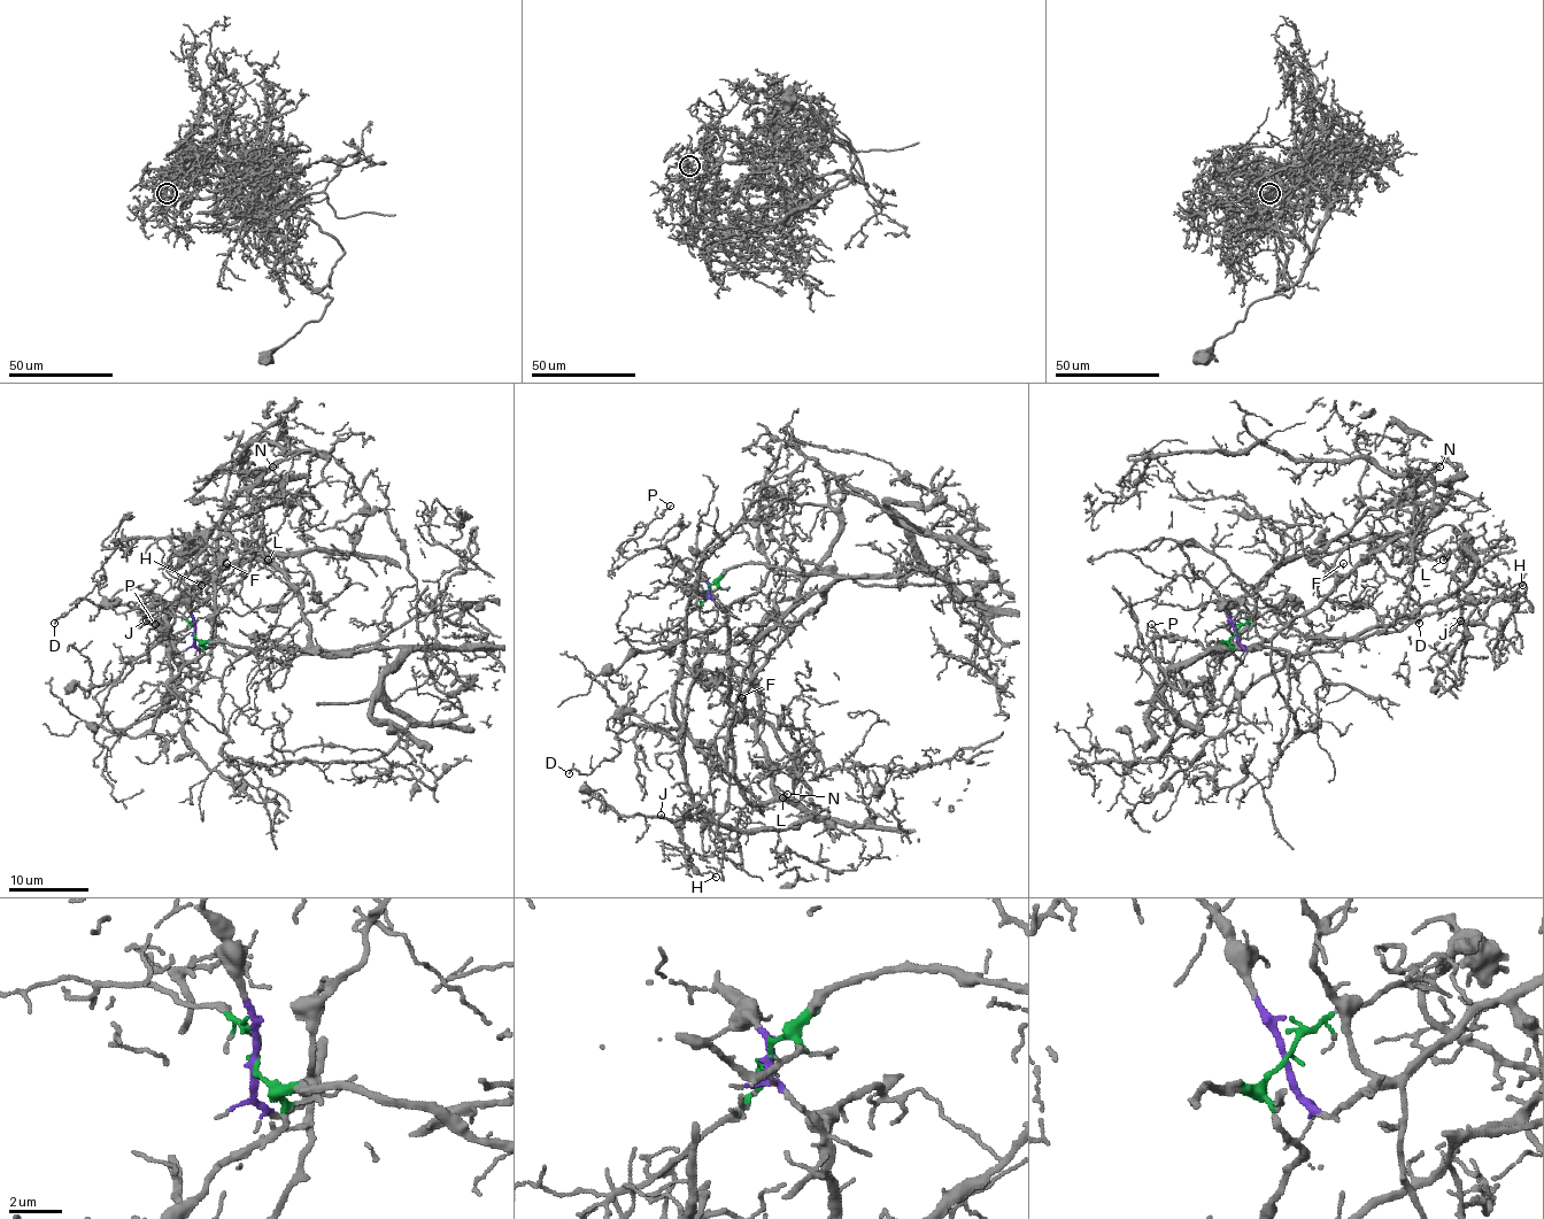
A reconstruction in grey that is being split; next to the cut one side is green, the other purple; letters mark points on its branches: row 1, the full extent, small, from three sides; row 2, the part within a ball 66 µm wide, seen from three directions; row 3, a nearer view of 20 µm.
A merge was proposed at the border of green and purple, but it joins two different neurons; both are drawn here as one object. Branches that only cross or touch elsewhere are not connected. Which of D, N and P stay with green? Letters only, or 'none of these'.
P

